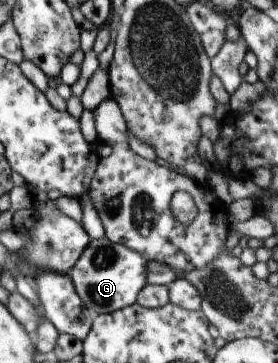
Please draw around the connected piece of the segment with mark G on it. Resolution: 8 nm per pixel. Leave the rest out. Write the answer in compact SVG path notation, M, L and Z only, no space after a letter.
M105 236L89 242L76 264L71 267L69 275L75 286L75 293L81 297L89 315L94 318L101 314L111 314L136 301L137 294L147 284L148 262L137 251L111 243Z

